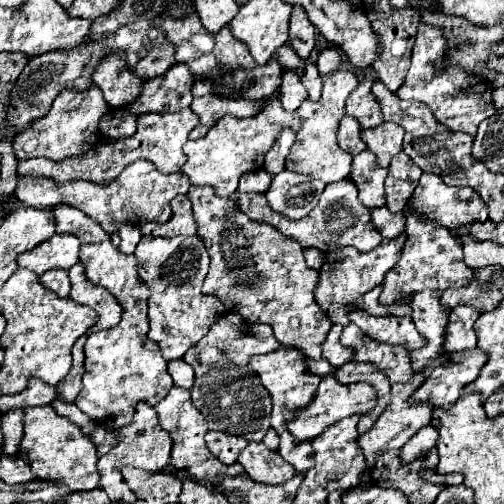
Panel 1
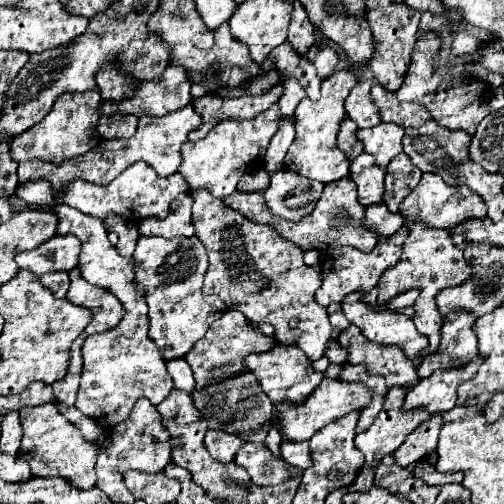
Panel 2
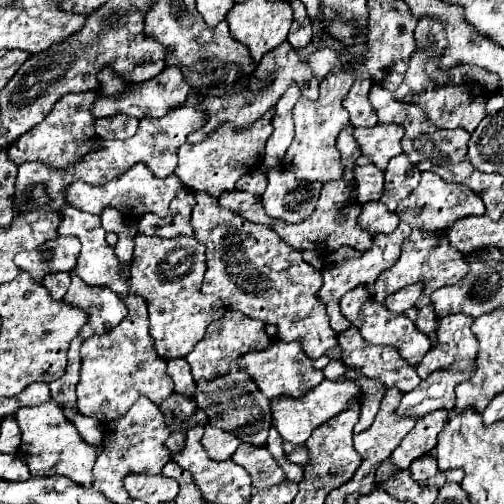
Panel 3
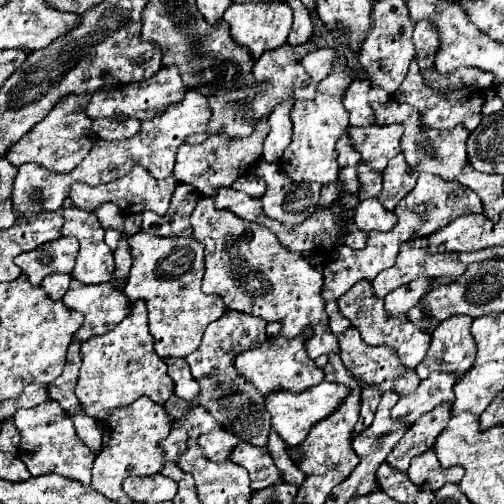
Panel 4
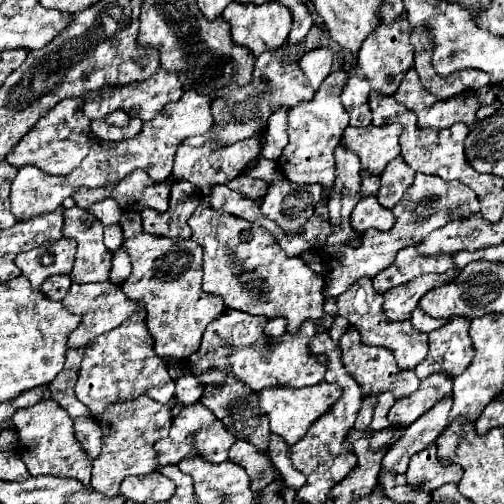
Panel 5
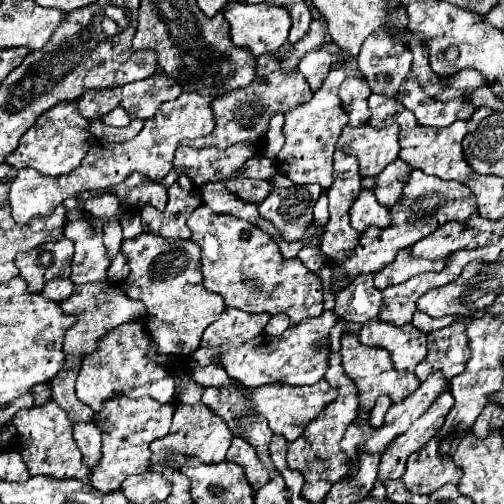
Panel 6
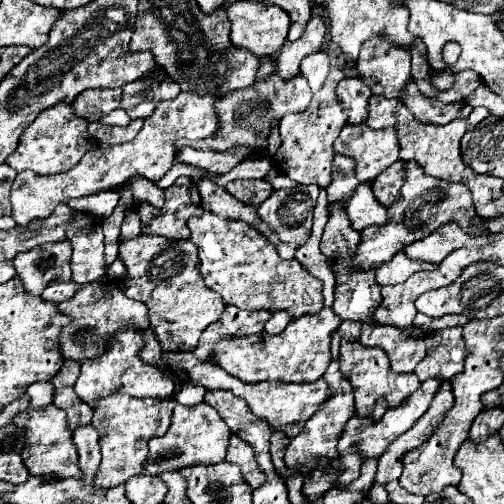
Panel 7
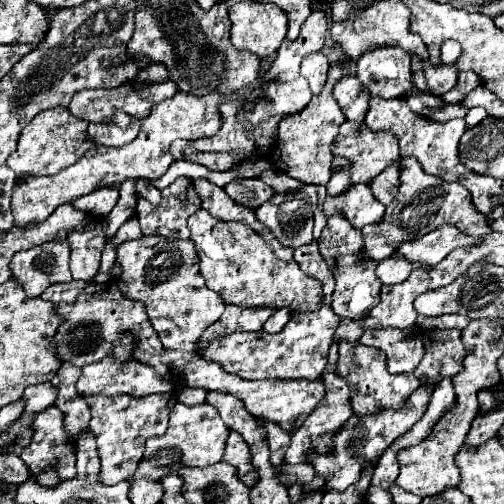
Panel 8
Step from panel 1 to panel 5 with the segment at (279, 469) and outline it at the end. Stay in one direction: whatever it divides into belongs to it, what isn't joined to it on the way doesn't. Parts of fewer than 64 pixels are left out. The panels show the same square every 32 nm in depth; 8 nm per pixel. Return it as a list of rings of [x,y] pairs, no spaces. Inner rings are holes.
[[[238,440],[232,448],[230,448],[230,460],[240,464],[248,476],[250,476],[250,488],[254,492],[266,488],[272,480],[276,480],[276,470],[272,466],[272,460],[268,456],[264,456],[264,452],[260,452],[256,446]]]

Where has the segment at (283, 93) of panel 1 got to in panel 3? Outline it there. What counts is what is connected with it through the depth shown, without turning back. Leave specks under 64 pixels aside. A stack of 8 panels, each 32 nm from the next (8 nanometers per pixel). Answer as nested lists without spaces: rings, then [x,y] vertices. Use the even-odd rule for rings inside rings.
[[[290,84],[282,100],[276,104],[276,118],[274,118],[274,132],[268,138],[266,154],[262,164],[266,168],[280,166],[280,160],[284,158],[284,152],[292,144],[294,136],[294,122],[292,122],[292,108],[300,100],[302,92],[298,90],[298,84]]]

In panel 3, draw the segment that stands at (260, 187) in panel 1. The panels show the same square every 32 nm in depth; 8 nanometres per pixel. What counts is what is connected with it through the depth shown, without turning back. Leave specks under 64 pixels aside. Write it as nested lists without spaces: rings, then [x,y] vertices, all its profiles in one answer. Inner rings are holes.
[[[248,172],[248,176],[242,176],[236,182],[236,190],[244,190],[244,192],[252,192],[252,194],[264,194],[264,188],[268,184],[268,178],[264,176],[264,172]]]

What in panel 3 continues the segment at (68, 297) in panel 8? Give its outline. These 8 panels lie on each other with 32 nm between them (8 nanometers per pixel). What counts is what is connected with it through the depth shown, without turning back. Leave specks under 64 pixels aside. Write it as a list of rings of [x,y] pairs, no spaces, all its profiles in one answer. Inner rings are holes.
[[[58,272],[58,274],[48,274],[48,276],[44,276],[42,284],[44,284],[44,288],[48,288],[48,292],[52,294],[54,300],[60,300],[60,298],[64,298],[64,294],[66,294],[66,290],[68,290],[70,274],[66,274],[66,272],[64,272],[64,274],[62,274],[62,272]]]

